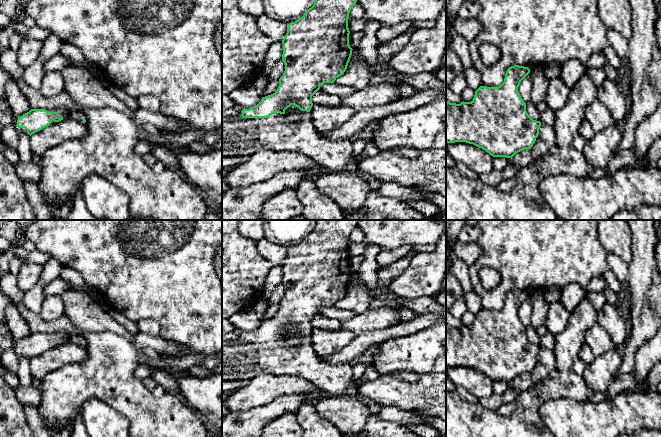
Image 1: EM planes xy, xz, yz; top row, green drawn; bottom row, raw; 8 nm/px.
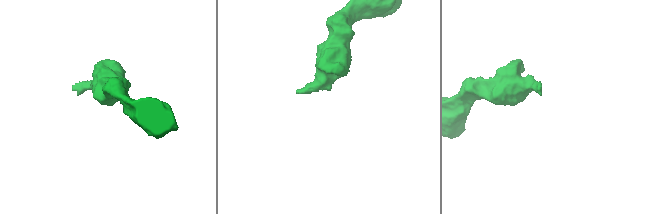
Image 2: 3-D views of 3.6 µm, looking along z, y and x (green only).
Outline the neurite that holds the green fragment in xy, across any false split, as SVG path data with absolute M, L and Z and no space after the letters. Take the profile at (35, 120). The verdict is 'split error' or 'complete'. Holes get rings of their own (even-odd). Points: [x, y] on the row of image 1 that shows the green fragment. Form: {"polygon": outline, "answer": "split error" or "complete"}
{"polygon": "M66 107L54 109L31 109L29 112L18 118L17 132L19 135L27 132L31 136L54 122L69 118L83 123L85 123L87 119L83 111L71 110Z", "answer": "split error"}

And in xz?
{"polygon": "M315 0L313 6L301 18L287 24L287 33L282 40L285 71L279 79L277 91L262 97L261 101L250 109L243 109L241 112L233 108L222 111L222 158L250 156L260 150L297 152L313 159L329 172L346 171L348 162L354 160L360 173L369 174L382 183L396 183L406 188L417 187L424 192L446 195L446 150L421 150L415 158L400 156L394 150L381 150L375 156L363 155L359 158L352 154L351 142L348 139L332 141L323 138L311 122L312 96L322 84L334 83L343 75L350 61L353 49L349 45L348 18L356 2L357 0ZM291 105L301 110L301 119L298 122L289 121L285 115L285 110Z", "answer": "split error"}

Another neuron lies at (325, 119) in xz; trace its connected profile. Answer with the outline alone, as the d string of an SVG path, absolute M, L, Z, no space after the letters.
M313 104L310 114L311 122L318 133L328 134L349 121L356 111L344 105L330 107Z

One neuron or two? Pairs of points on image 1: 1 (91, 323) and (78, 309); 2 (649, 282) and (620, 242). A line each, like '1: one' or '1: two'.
1: one
2: two

